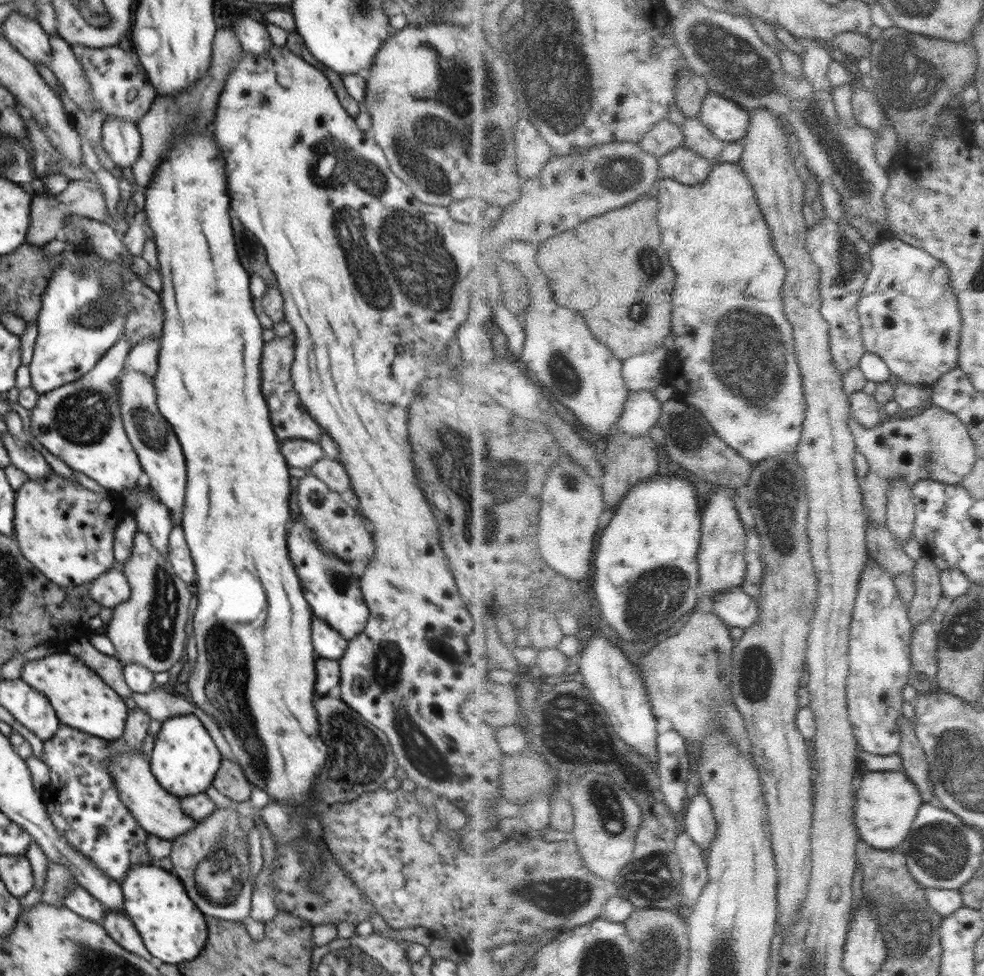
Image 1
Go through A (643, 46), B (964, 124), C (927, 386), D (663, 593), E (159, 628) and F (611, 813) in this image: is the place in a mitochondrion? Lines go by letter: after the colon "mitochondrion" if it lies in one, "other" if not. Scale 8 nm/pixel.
A: other
B: other
C: other
D: mitochondrion
E: mitochondrion
F: mitochondrion

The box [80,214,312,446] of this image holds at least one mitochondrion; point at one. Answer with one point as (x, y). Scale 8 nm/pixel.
(249, 248)

